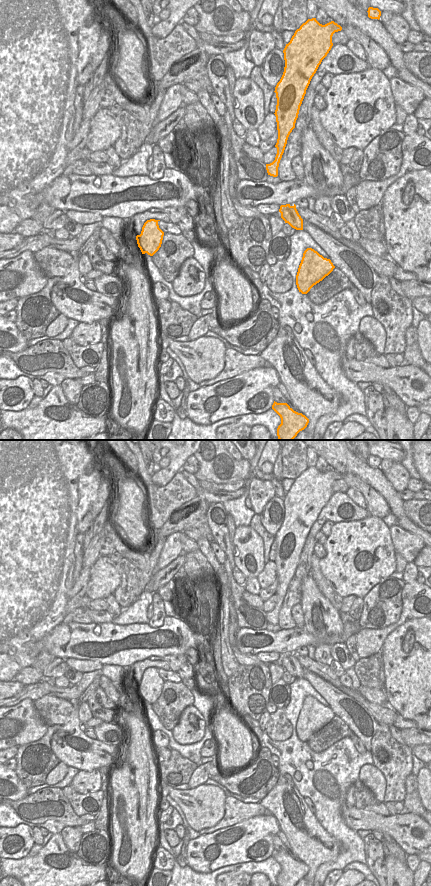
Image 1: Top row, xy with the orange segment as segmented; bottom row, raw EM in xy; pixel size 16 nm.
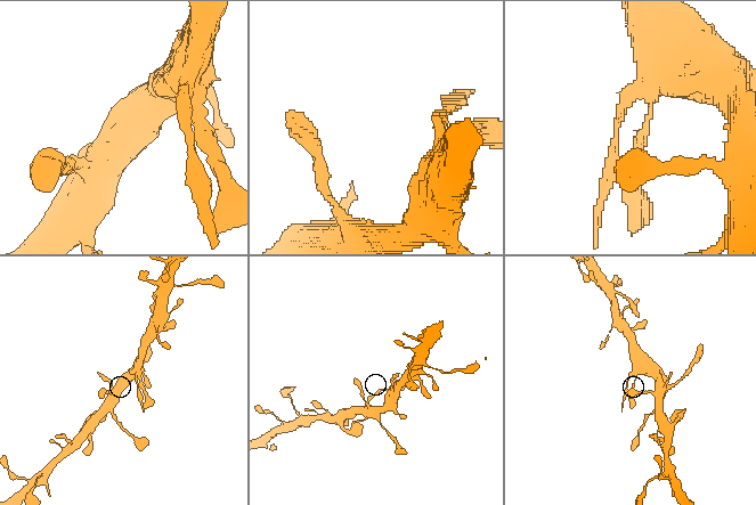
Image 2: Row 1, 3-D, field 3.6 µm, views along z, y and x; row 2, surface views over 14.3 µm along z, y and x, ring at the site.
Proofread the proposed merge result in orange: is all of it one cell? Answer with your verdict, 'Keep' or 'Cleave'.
Keep

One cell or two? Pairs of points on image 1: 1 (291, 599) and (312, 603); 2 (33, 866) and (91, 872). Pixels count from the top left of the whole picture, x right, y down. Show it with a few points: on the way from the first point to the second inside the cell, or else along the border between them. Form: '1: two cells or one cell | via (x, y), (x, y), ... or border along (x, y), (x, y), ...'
1: two cells | border along (302, 582), (300, 603)
2: one cell | via (47, 872), (77, 872)

